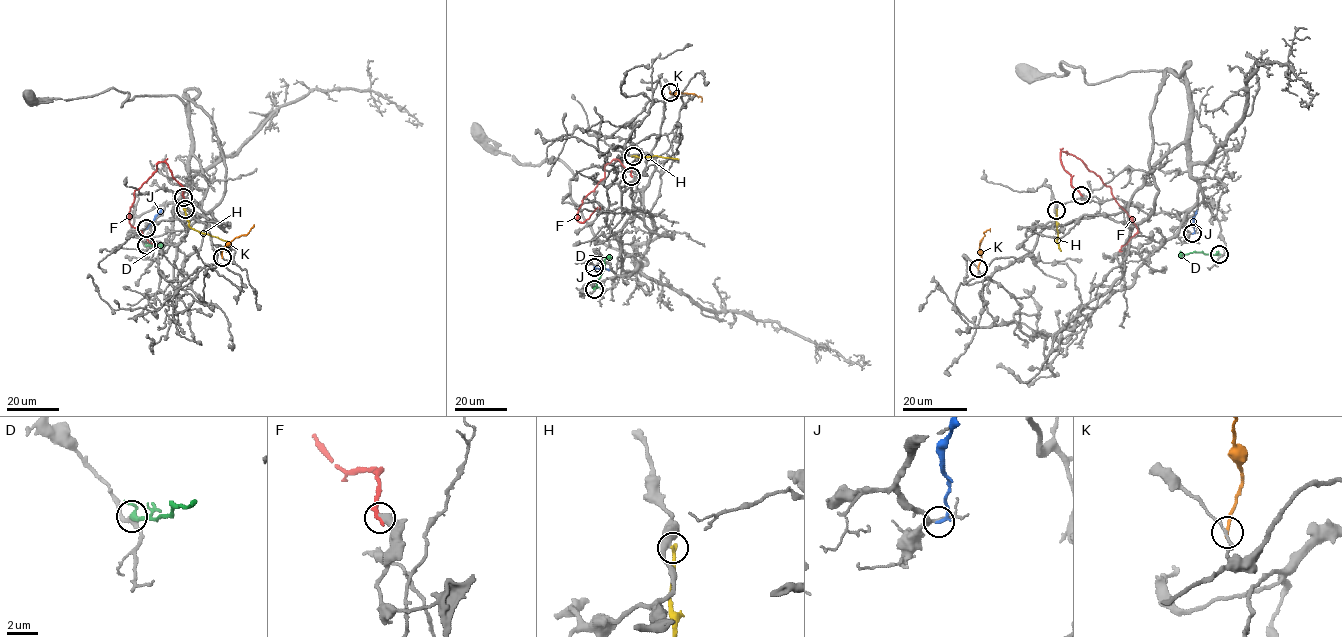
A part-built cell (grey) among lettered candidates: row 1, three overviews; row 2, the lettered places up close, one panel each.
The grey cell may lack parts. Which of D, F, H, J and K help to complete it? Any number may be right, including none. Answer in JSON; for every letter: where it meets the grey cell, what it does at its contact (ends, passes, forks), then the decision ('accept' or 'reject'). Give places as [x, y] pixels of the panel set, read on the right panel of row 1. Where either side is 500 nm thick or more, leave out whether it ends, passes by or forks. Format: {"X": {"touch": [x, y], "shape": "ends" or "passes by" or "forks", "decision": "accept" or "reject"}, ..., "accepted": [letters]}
{"D": {"touch": [1219, 254], "shape": "passes by", "decision": "reject"}, "F": {"touch": [1081, 195], "decision": "reject"}, "H": {"touch": [1056, 210], "shape": "ends", "decision": "reject"}, "J": {"touch": [1192, 233], "shape": "ends", "decision": "reject"}, "K": {"touch": [978, 268], "shape": "ends", "decision": "reject"}, "accepted": []}

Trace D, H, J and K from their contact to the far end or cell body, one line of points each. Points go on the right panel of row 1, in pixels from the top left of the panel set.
D: (1220, 254), (1192, 252), (1178, 257)
H: (1056, 209), (1056, 240), (1060, 251)
J: (1192, 233), (1196, 209)
K: (978, 268), (980, 241), (986, 230), (990, 231)

